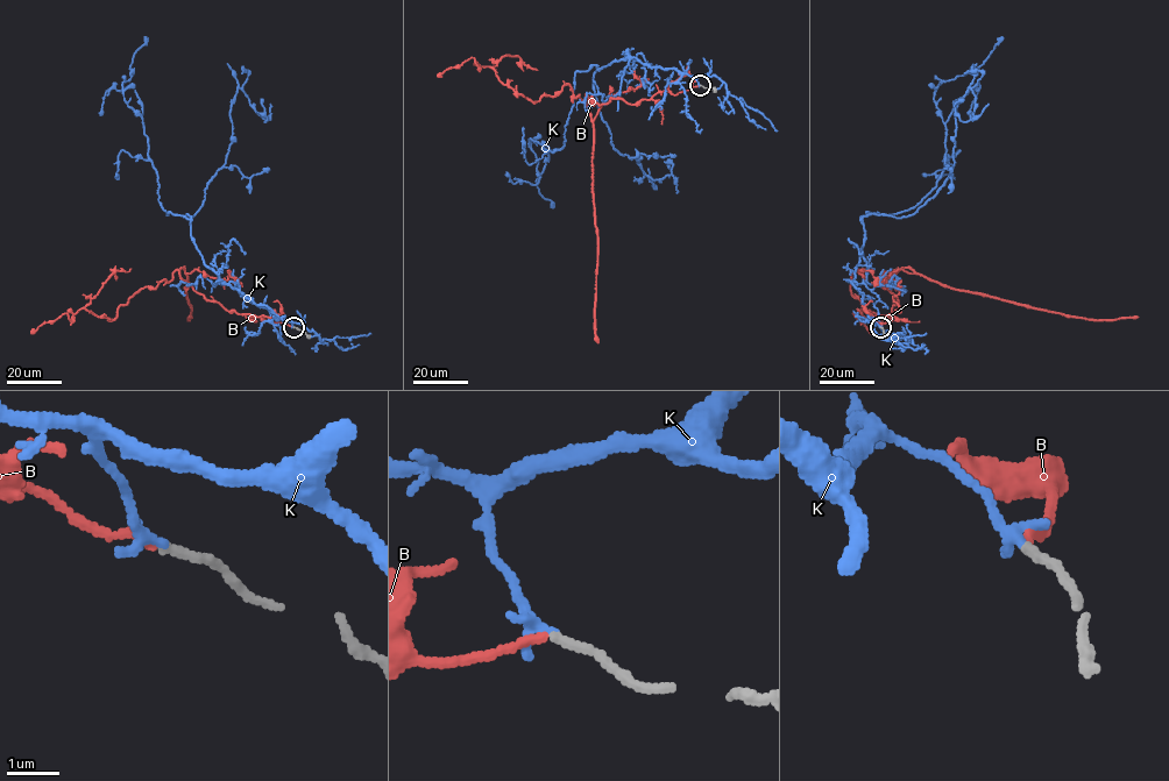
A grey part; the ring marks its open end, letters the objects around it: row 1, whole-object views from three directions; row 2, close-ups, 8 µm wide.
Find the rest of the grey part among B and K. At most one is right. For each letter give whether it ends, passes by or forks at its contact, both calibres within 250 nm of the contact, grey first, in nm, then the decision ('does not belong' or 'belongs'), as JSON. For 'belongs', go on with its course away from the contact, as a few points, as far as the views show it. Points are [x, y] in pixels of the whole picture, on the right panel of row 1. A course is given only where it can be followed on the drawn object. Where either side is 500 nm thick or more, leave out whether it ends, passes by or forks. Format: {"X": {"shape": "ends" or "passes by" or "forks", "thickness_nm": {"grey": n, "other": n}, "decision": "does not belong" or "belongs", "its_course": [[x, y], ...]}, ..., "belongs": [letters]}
{"B": {"shape": "ends", "thickness_nm": {"grey": 170, "other": 160}, "decision": "belongs", "its_course": [[880, 327], [899, 310], [893, 298], [900, 281], [891, 277], [904, 268], [949, 286], [1070, 316], [1138, 317]]}, "K": {"shape": "ends", "thickness_nm": {"grey": 180, "other": 240}, "decision": "does not belong"}, "belongs": ["B"]}

